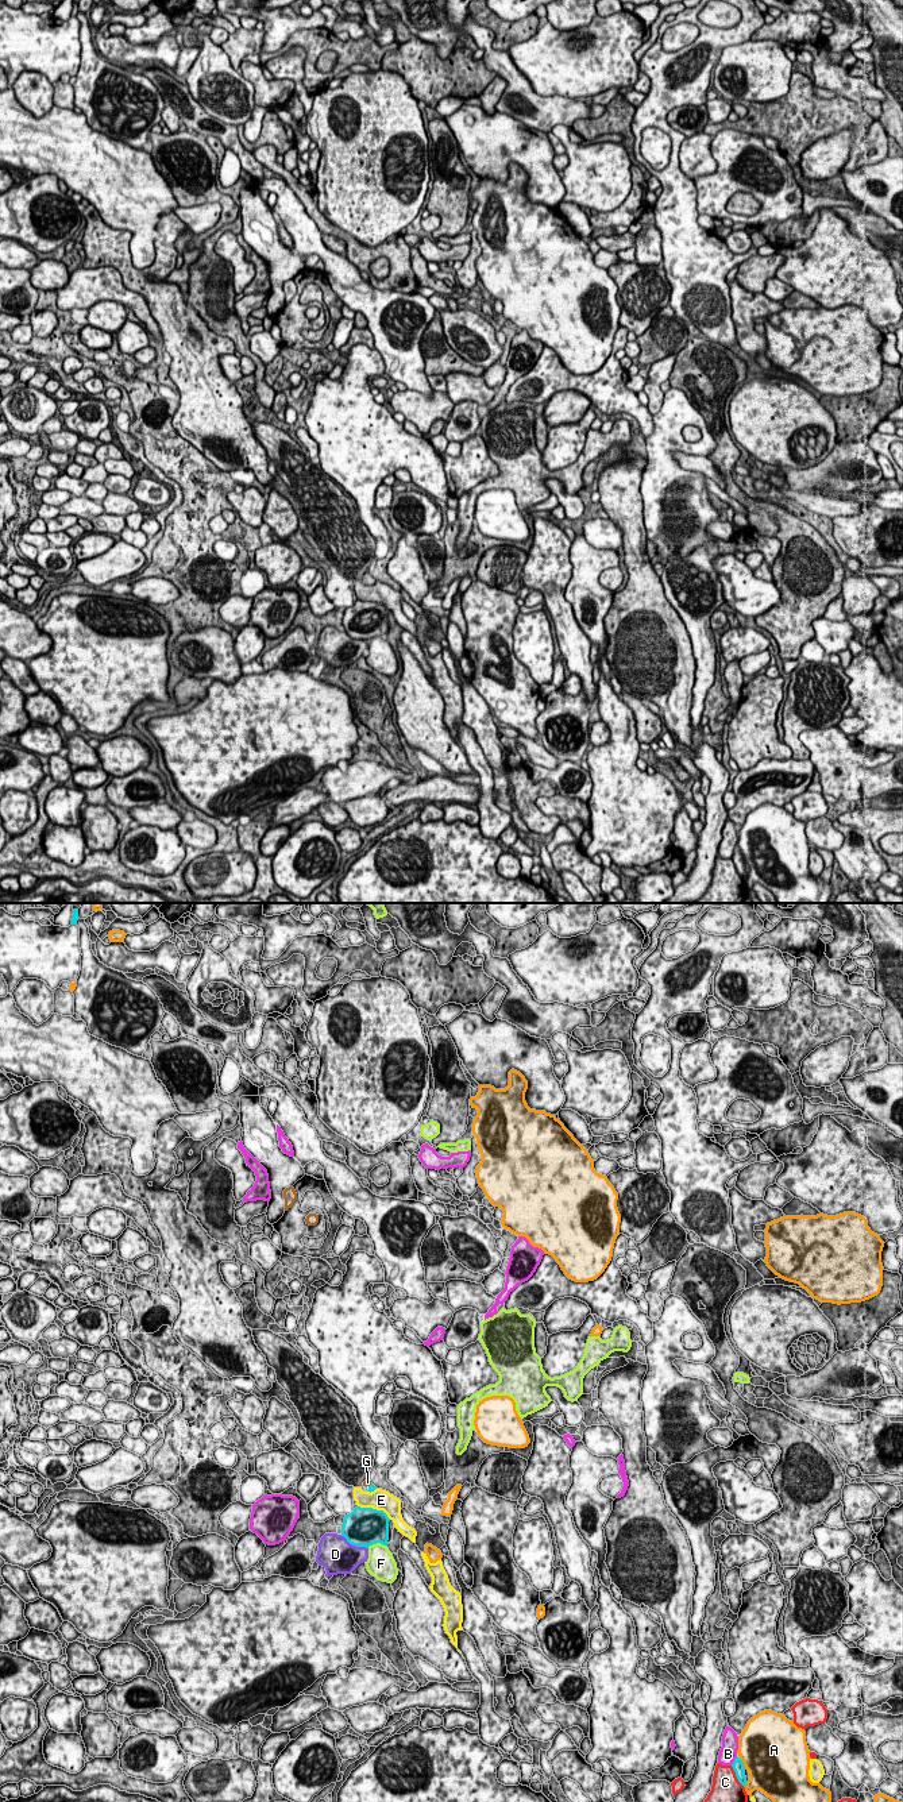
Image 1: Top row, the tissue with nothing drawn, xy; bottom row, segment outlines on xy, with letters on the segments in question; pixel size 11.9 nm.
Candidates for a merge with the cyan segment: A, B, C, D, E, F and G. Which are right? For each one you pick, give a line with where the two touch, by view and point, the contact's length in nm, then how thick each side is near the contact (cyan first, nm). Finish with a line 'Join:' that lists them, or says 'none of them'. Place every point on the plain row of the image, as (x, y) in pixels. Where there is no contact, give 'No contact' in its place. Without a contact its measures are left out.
G: Touches cyan at xy (370, 578). Shared border 60 nm. Thickness 90 nm (cyan) against 90 nm
Join: G

